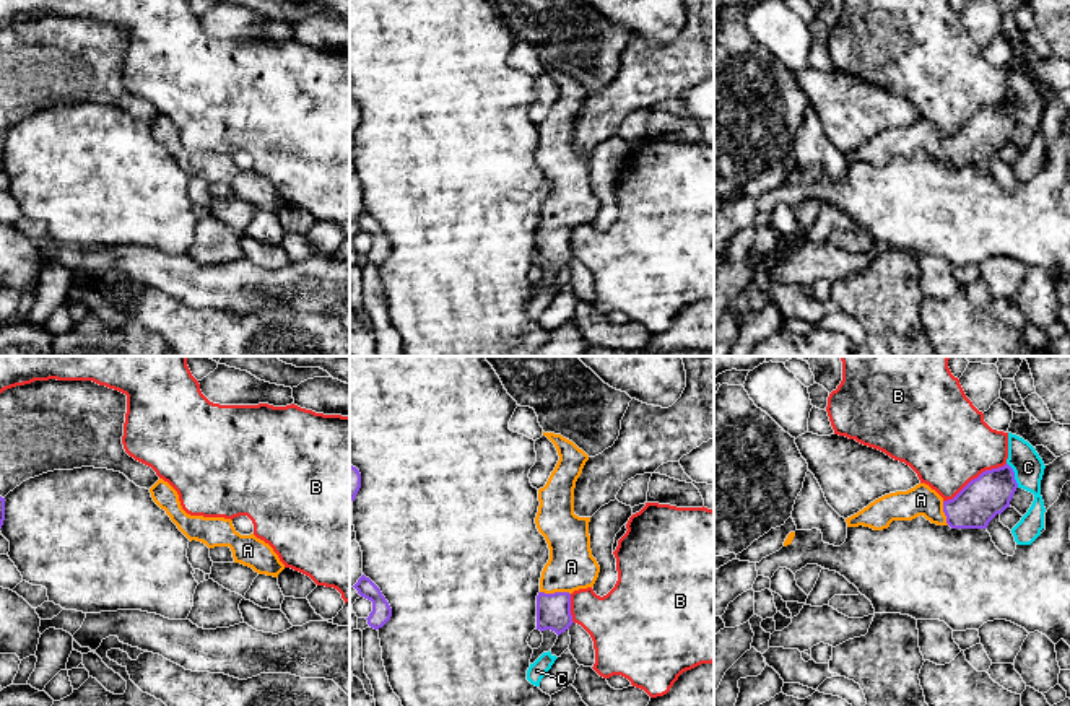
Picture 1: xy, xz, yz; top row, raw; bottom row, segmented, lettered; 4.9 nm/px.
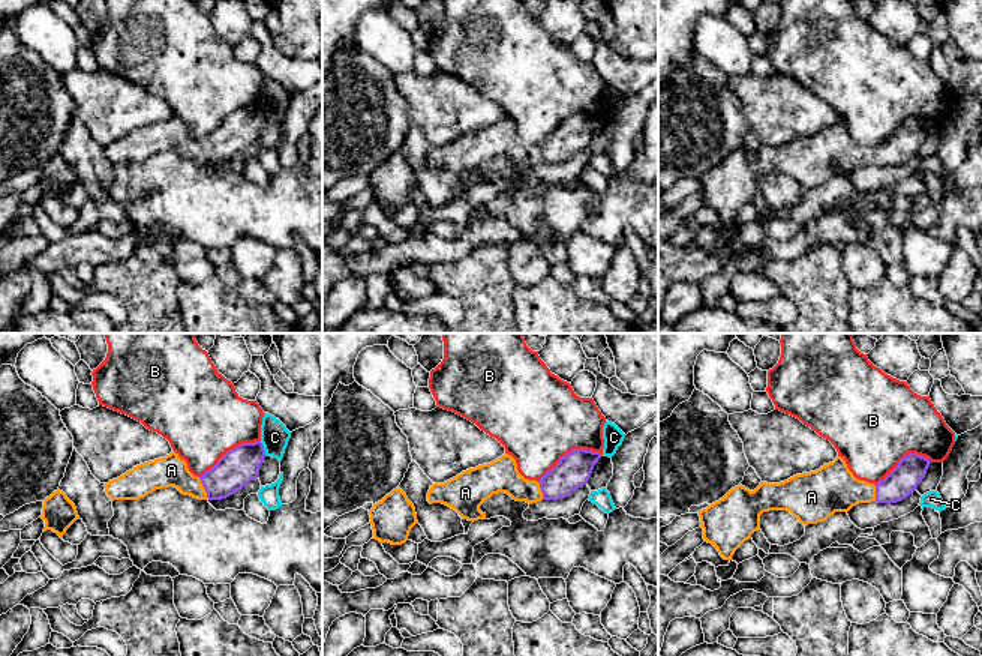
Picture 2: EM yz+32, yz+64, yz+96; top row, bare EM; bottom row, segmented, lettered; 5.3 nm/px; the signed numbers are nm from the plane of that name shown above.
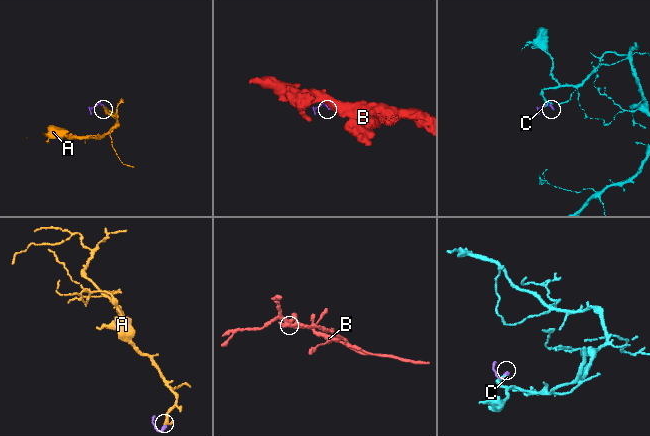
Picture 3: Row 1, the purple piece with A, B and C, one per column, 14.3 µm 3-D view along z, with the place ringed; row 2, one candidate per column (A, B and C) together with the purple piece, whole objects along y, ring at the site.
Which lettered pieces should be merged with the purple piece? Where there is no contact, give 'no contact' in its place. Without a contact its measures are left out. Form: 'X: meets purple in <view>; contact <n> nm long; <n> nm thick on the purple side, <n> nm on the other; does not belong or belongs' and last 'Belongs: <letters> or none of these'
A: meets purple in xz; contact 150 nm long; 180 nm thick on the purple side, 240 nm on the other; belongs
B: meets purple in yz; contact 360 nm long; 220 nm thick on the purple side, 420 nm on the other; does not belong
C: meets purple in yz; contact 140 nm long; 220 nm thick on the purple side, 150 nm on the other; does not belong
Belongs: A

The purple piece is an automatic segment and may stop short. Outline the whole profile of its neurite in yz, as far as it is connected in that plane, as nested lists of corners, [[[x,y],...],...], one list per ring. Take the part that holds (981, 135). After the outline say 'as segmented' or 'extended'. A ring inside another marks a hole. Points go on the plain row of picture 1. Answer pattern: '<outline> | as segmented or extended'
[[[1003,102],[982,107],[953,135],[945,137],[935,125],[919,119],[907,127],[885,130],[857,150],[846,155],[847,163],[888,164],[893,156],[912,156],[924,151],[937,161],[951,164],[987,164],[989,158],[1010,143],[1018,124],[1013,104]]] | extended

